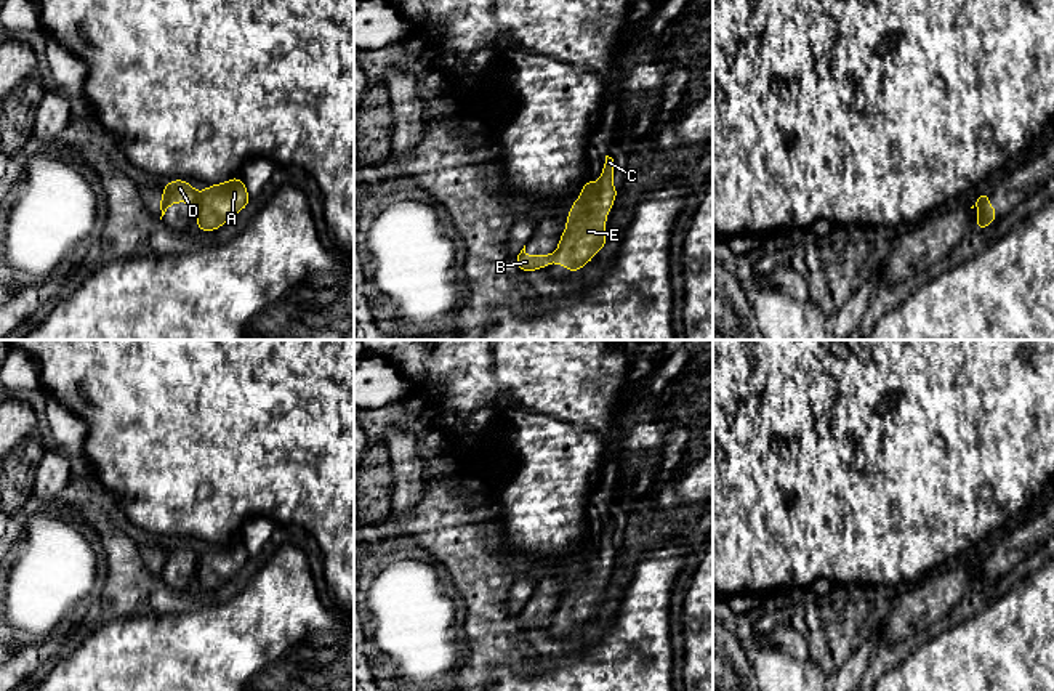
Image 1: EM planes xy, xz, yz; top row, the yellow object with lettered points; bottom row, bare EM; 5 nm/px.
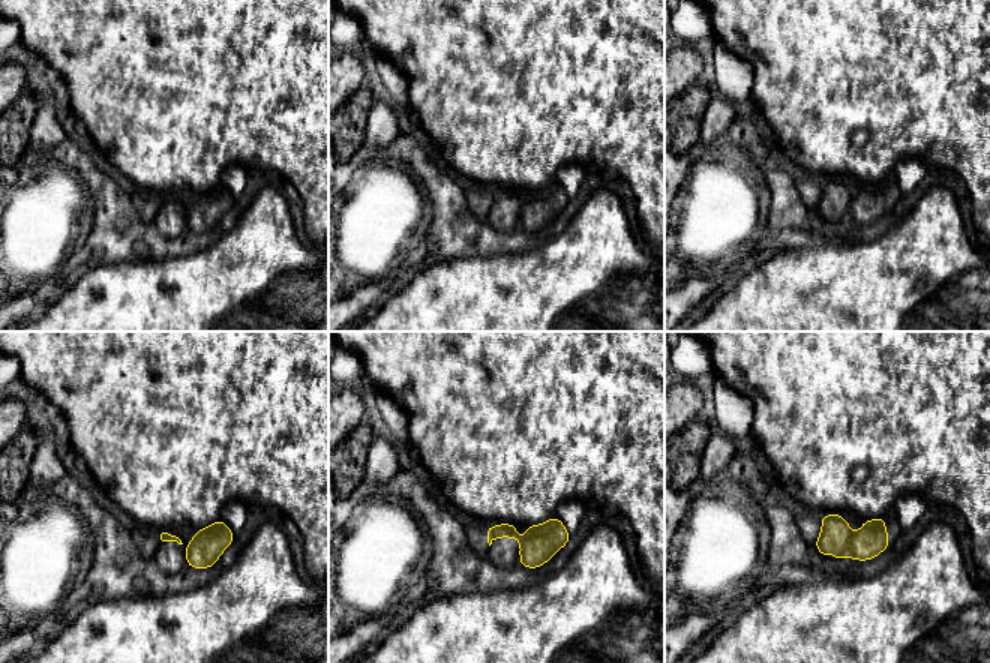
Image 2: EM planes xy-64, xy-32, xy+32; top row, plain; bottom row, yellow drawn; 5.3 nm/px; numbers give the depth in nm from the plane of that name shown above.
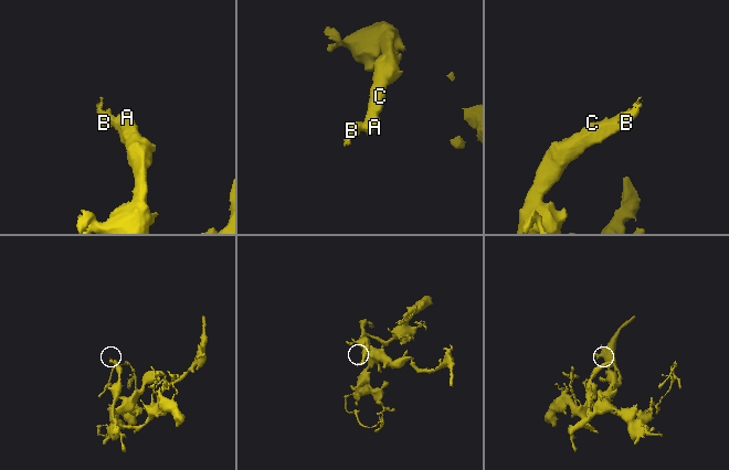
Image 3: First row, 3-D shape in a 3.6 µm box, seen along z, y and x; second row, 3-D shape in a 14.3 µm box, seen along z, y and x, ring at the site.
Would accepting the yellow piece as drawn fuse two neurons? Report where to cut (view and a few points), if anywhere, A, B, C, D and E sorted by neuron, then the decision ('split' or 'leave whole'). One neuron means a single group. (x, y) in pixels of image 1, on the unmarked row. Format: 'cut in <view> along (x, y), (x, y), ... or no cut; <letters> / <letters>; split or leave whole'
cut in xy along (199, 553), (197, 569); A C E / B D; split

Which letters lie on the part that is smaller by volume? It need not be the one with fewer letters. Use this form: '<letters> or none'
B, D

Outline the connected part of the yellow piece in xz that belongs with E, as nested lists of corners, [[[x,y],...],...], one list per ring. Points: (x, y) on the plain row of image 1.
[[[605,515],[597,542],[585,540],[583,550],[569,569],[565,590],[551,620],[570,628],[570,633],[591,620],[605,604],[605,579],[617,556],[612,542],[613,518]]]

